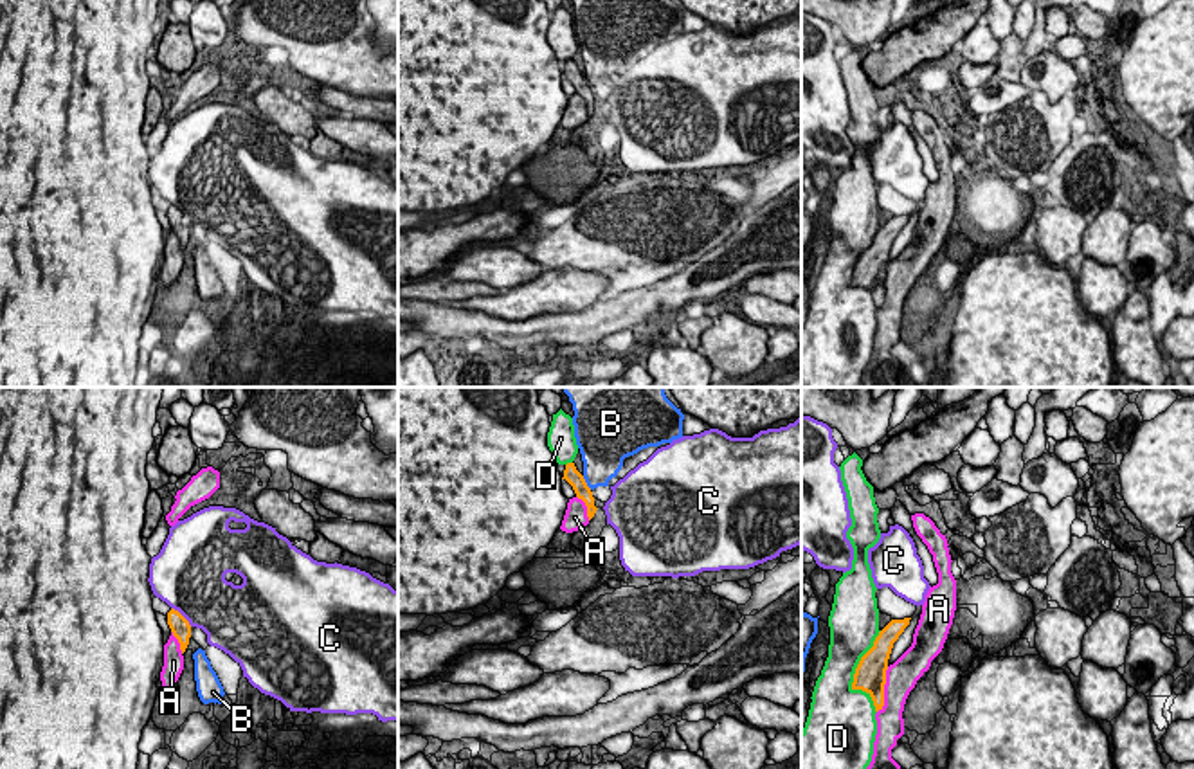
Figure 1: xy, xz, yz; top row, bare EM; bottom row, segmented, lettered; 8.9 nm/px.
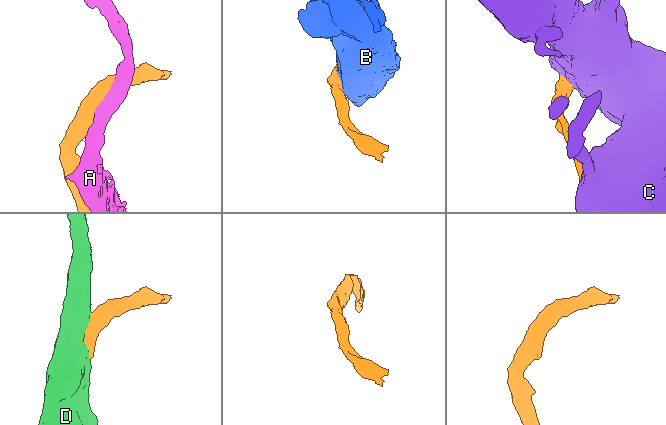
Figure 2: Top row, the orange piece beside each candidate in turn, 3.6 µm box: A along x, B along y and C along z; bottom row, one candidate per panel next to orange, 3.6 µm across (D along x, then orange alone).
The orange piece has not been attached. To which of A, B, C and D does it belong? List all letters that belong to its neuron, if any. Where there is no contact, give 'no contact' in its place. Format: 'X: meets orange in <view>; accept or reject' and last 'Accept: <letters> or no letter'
A: meets orange in yz; accept
B: meets orange in xz; reject
C: meets orange in xy; reject
D: meets orange in yz; reject
Accept: A

